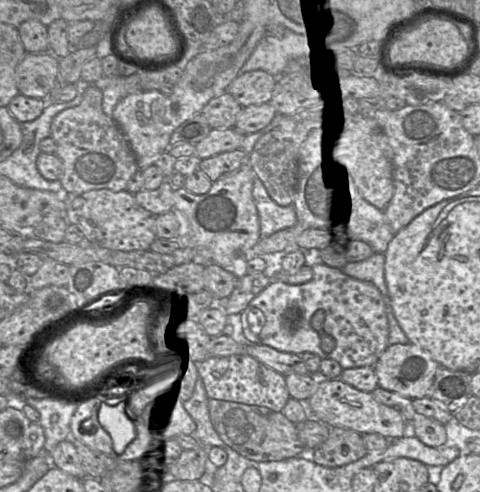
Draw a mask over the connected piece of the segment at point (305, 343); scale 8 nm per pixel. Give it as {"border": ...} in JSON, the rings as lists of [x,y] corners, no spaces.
{"border":[[[310,259],[313,278],[301,285],[272,280],[240,314],[243,335],[248,344],[264,345],[277,351],[301,355],[312,353],[321,359],[337,361],[343,369],[374,366],[388,343],[387,301],[370,282],[352,278],[341,269]]]}

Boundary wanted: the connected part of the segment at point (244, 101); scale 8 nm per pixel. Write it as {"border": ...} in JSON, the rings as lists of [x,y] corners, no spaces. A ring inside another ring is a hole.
{"border":[[[262,70],[239,74],[228,86],[227,93],[242,106],[269,103],[276,84],[276,77]]]}

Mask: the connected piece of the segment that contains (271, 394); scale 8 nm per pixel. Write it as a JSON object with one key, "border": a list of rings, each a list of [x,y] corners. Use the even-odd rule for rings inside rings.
{"border":[[[247,354],[211,357],[196,367],[199,368],[201,382],[209,399],[265,407],[275,412],[281,412],[290,399],[285,376]]]}

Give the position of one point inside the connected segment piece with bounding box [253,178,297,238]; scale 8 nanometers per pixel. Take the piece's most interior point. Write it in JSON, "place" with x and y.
{"place":[273,217]}

